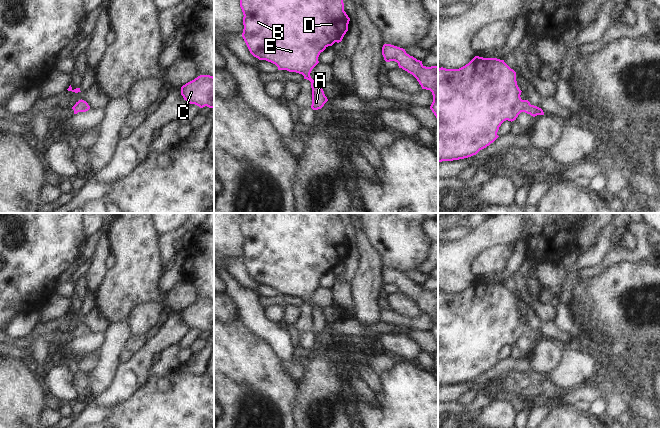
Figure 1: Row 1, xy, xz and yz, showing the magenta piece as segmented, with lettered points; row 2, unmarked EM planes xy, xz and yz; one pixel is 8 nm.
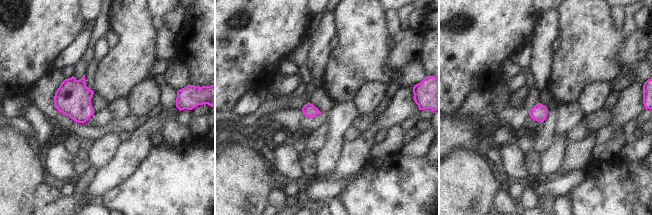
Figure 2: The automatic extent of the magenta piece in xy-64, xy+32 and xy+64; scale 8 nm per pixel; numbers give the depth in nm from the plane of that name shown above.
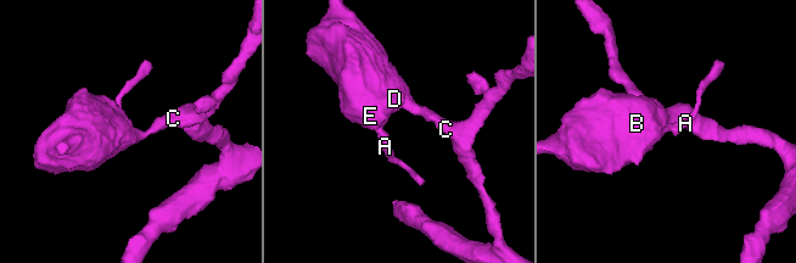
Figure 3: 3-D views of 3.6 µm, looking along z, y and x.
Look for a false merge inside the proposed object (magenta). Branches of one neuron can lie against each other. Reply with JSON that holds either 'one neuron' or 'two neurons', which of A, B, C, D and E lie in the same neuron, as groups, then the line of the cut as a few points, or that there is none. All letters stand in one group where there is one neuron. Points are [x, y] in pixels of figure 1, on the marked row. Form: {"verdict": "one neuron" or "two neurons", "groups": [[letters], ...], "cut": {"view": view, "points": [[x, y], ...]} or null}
{"verdict": "one neuron", "groups": [["A", "B", "C", "D", "E"]], "cut": null}

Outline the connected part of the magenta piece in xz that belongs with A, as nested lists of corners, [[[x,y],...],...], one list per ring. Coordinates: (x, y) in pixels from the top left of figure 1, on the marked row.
[[[240,0],[243,12],[242,37],[250,53],[259,60],[275,64],[278,70],[287,70],[302,74],[311,82],[313,110],[321,109],[328,101],[322,89],[322,84],[314,81],[310,73],[319,63],[318,57],[328,46],[342,41],[348,31],[350,18],[344,11],[343,0]]]

